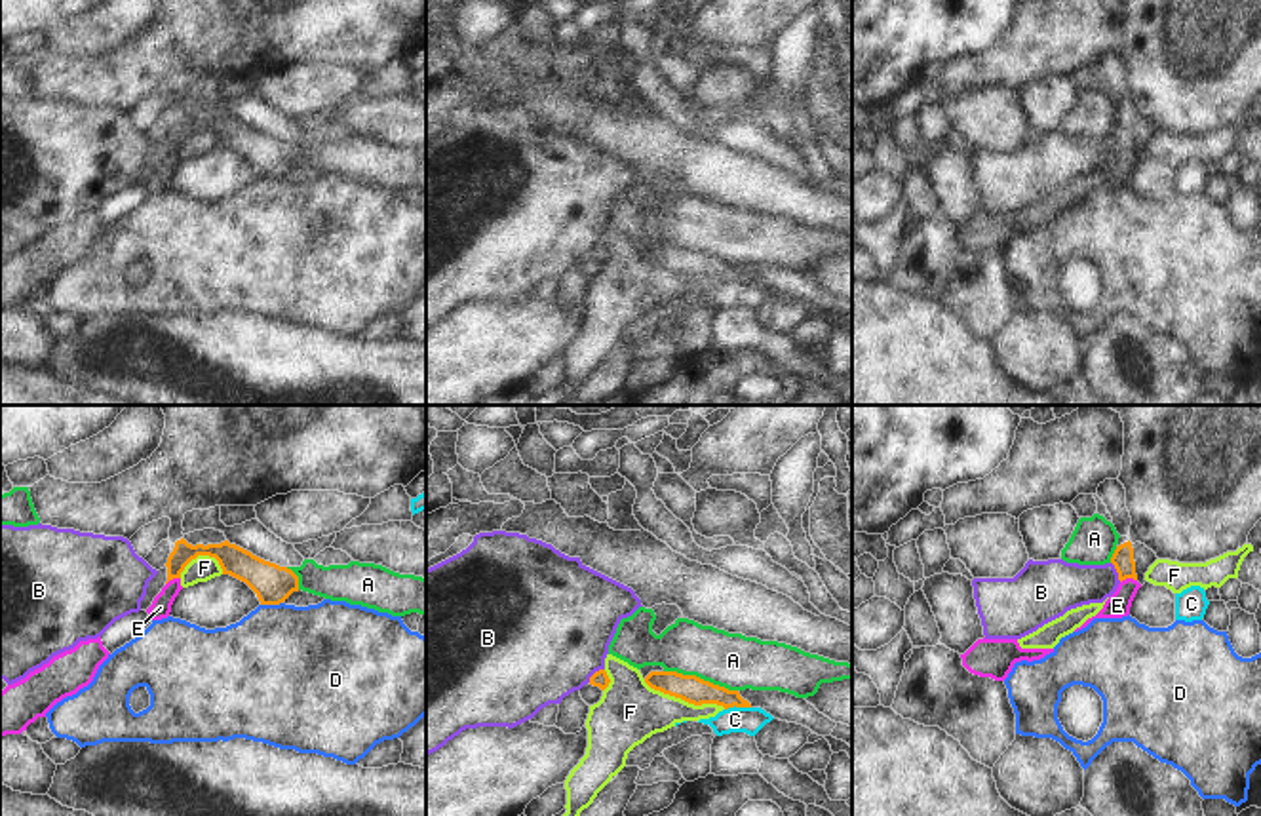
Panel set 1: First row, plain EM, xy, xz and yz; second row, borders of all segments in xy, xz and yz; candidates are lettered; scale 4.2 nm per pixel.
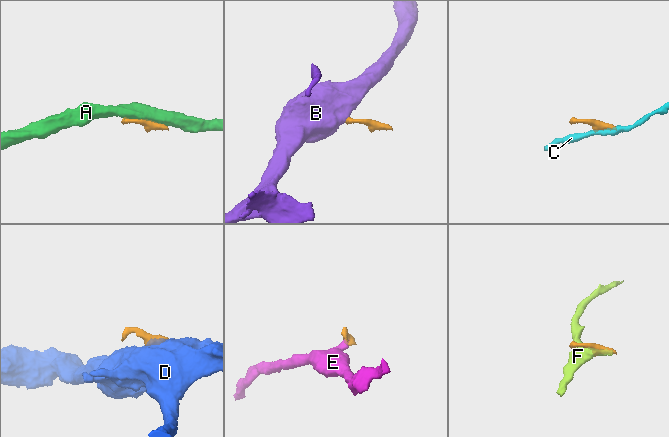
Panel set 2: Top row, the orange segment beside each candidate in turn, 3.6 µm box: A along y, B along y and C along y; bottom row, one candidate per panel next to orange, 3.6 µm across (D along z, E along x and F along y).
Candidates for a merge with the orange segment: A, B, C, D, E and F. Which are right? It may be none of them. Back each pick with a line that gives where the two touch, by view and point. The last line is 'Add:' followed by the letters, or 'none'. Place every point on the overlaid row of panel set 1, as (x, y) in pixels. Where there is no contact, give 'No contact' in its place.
E: Touches orange at yz (1128, 577)
Add: E

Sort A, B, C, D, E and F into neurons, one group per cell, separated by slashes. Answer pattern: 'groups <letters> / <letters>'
groups A / B / C / D / E / F

